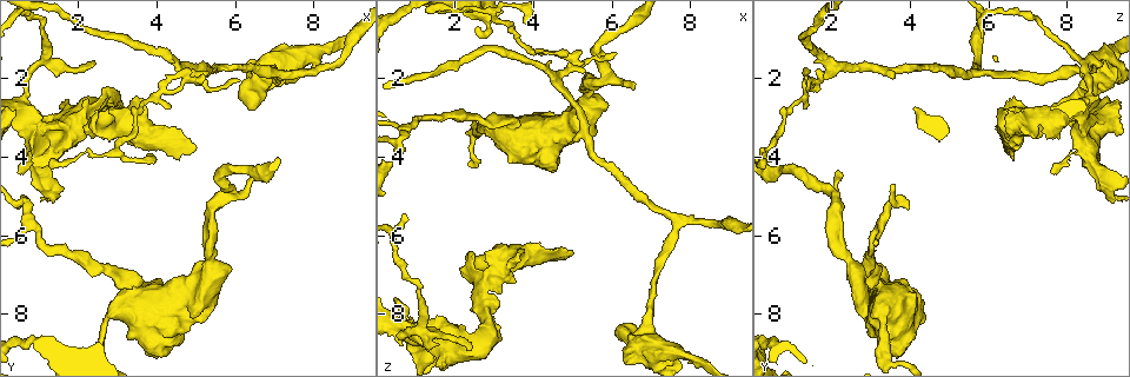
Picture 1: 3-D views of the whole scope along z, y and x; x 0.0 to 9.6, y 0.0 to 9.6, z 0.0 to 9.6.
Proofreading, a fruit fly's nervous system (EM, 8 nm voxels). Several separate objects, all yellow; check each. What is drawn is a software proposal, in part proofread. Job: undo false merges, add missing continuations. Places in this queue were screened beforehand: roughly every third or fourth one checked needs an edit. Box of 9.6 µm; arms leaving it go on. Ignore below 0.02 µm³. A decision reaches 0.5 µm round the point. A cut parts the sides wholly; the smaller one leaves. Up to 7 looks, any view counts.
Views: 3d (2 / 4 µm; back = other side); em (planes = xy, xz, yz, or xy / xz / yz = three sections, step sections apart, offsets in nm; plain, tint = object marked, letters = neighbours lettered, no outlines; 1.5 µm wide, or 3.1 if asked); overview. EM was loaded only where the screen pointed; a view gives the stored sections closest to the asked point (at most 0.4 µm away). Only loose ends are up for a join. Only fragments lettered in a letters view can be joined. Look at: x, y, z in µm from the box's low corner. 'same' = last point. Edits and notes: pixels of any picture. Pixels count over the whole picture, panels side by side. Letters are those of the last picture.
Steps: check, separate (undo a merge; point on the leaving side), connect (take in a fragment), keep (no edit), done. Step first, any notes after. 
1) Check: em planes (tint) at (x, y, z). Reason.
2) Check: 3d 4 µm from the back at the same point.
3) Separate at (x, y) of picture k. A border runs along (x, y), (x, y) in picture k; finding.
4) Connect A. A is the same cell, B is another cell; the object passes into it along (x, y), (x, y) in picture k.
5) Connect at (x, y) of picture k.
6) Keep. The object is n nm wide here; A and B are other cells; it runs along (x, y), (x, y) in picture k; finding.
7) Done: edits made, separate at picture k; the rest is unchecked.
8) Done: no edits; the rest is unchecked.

Check: 3d 4 µm at (3.20, 7.15, 3.10). Sudden change in width.

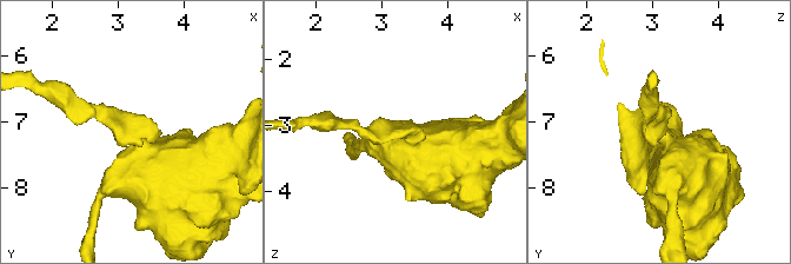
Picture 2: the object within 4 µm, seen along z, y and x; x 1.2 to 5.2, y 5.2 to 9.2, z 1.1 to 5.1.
Check: em planes (letters) at (3.15, 7.15, 3.10). The arms are 190, 900 nm wide; need the tissue.

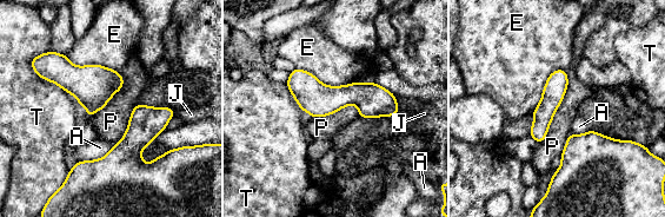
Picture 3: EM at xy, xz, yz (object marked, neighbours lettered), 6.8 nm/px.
Keep. A, E, J, P and T are other cells; it runs along (290, 83), (394, 110) in picture 3; one neuron here.

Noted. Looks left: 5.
Check: em planes (letters) at (4.95, 3.75, 6.35). Branch stops here.

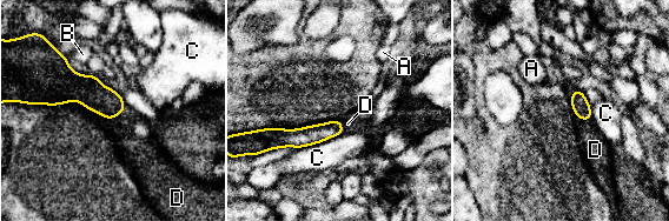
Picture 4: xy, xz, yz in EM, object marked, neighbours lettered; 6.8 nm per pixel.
Connect D. D is the same cell, A, B and C are other cells; the object passes into it along (581, 107), (584, 119), (595, 149) in picture 4; it goes on there.

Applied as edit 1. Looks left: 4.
Check: em xz step 8 (letters) at (6.10, 2.05, 1.35). Thin end.

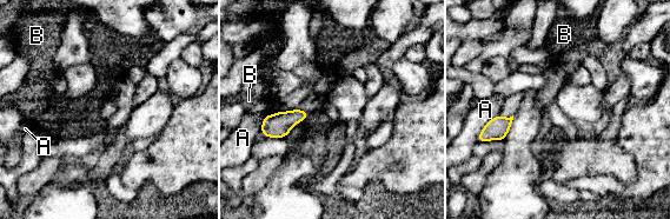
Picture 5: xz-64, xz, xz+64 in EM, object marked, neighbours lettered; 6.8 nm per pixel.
Check: em planes (letters) at the same point.

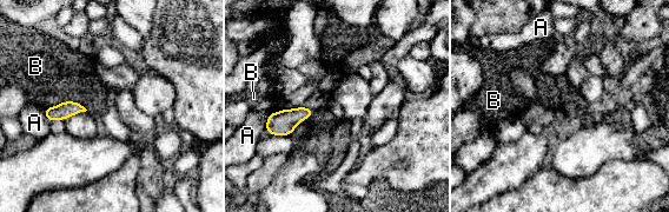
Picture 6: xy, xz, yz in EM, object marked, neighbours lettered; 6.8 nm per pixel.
Keep. The longest contact is with B, 320 nm; A and B are other cells; a border runs along (42, 108), (77, 101), (87, 110) in picture 6; no lettered fragment goes on from it.

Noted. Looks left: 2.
Done: edits made, connect at picture 4; the rest is unchecked.

